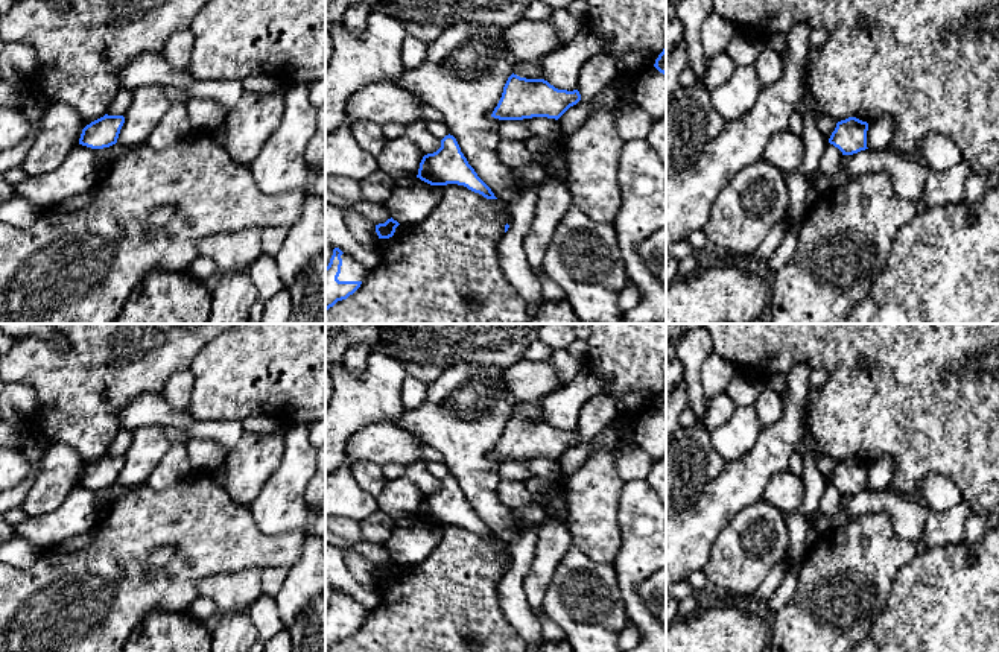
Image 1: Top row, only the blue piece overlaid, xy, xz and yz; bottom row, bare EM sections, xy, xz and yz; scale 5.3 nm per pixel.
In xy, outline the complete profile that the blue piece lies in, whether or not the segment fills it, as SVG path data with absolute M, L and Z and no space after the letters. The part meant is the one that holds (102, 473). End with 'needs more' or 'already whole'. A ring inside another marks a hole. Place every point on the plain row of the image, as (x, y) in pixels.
M105 454L82 470L79 485L91 489L109 488L117 483L123 464L123 456Z | already whole

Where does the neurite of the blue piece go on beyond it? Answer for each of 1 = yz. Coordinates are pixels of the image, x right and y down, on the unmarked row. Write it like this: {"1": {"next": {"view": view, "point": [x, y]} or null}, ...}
{"1": {"next": null}}

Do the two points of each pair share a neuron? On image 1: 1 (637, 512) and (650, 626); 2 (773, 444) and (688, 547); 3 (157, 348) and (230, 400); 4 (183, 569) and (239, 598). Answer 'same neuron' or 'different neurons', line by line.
1: same neuron
2: same neuron
3: different neurons
4: different neurons

